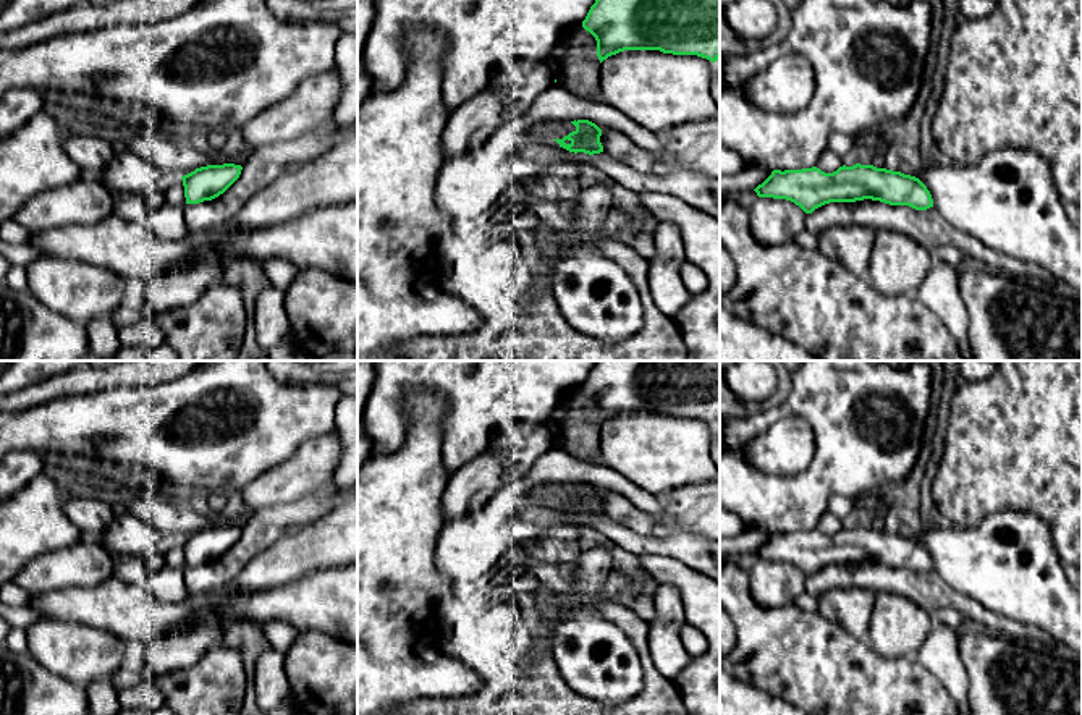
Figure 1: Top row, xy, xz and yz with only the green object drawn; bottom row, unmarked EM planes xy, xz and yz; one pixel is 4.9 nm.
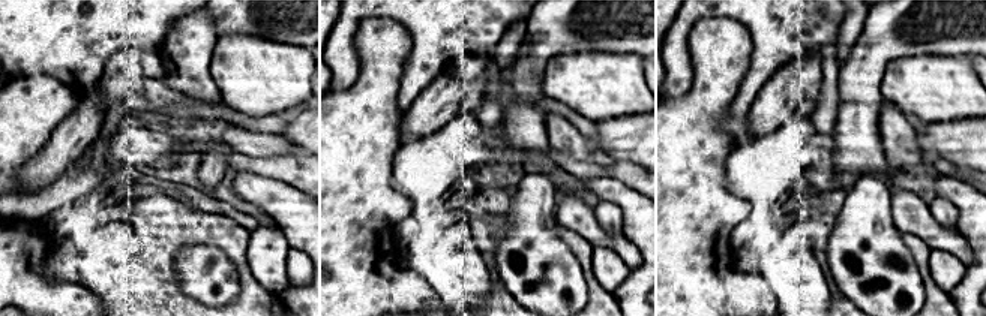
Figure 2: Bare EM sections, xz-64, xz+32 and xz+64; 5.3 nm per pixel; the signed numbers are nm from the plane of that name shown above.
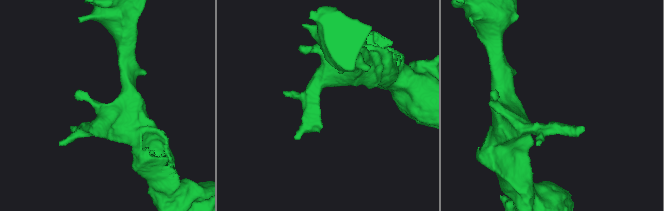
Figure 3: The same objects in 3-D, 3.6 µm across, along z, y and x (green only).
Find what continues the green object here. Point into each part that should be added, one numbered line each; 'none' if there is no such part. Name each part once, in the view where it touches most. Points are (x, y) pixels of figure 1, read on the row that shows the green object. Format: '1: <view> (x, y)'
none

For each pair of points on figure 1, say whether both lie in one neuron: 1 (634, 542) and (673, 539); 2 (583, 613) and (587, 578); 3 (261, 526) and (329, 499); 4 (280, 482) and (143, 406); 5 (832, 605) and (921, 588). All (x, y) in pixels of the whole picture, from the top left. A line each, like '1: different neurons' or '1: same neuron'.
1: same neuron
2: same neuron
3: same neuron
4: different neurons
5: different neurons

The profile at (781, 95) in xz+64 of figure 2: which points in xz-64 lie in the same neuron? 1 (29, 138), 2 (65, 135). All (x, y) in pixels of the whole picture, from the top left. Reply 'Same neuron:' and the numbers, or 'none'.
Same neuron: 2

